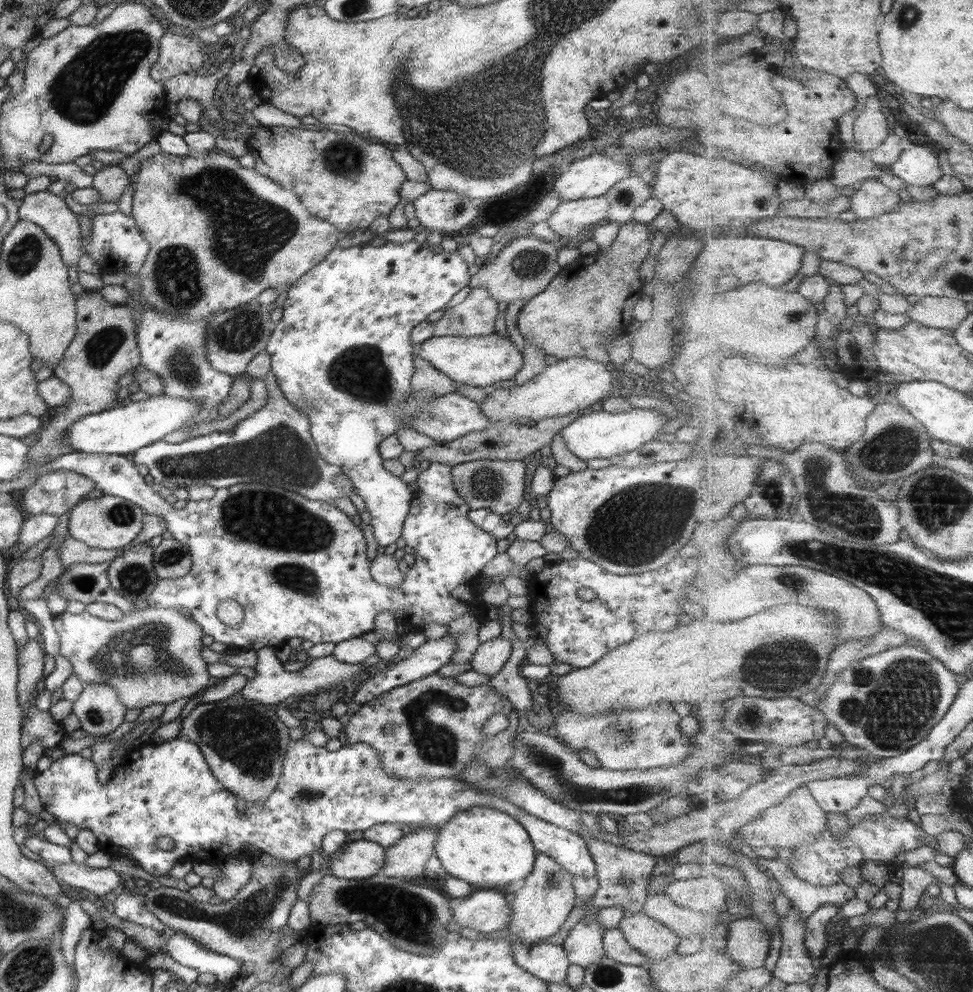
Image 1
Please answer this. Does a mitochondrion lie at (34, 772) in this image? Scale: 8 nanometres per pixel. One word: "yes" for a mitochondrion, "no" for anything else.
no

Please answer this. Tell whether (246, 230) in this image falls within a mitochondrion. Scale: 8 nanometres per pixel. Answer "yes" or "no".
yes

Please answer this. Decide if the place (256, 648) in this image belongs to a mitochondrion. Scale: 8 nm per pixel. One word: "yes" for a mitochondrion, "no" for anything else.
no

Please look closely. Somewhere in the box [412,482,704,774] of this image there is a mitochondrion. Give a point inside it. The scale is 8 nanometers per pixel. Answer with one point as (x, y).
(630, 528)

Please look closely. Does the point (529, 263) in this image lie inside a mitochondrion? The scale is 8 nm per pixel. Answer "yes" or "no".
yes

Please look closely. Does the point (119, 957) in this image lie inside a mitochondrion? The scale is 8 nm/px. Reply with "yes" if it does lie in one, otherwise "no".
no

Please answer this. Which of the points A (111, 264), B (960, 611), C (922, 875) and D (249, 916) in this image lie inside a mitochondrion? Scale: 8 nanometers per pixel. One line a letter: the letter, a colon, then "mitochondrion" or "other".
A: other
B: mitochondrion
C: other
D: mitochondrion

